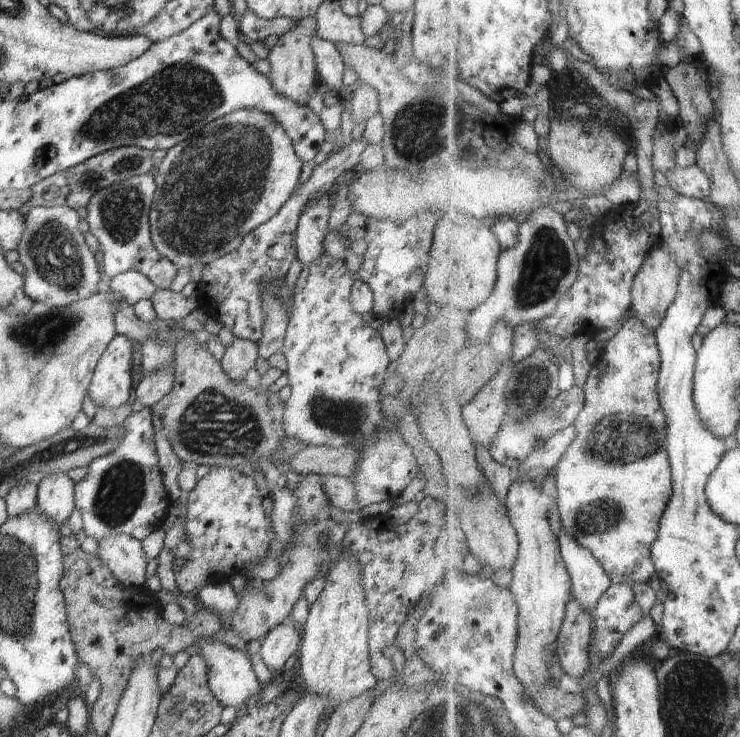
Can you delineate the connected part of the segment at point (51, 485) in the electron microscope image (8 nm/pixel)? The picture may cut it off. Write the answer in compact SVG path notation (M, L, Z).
M50 474L37 484L37 506L54 524L60 527L74 512L75 482L68 474Z

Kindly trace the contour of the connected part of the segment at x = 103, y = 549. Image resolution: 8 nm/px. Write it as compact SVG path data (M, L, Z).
M112 534L96 543L96 558L109 568L122 585L143 589L147 561L139 540L128 534Z

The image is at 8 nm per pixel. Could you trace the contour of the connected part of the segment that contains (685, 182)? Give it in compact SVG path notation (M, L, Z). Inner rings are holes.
M700 164L674 166L667 179L669 186L679 195L688 195L696 199L707 199L712 196L712 178Z

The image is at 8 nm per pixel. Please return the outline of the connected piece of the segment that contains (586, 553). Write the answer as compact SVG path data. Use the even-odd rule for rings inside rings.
M563 526L559 539L573 580L573 596L586 610L594 613L613 580L594 552L580 544L580 540L566 532Z

